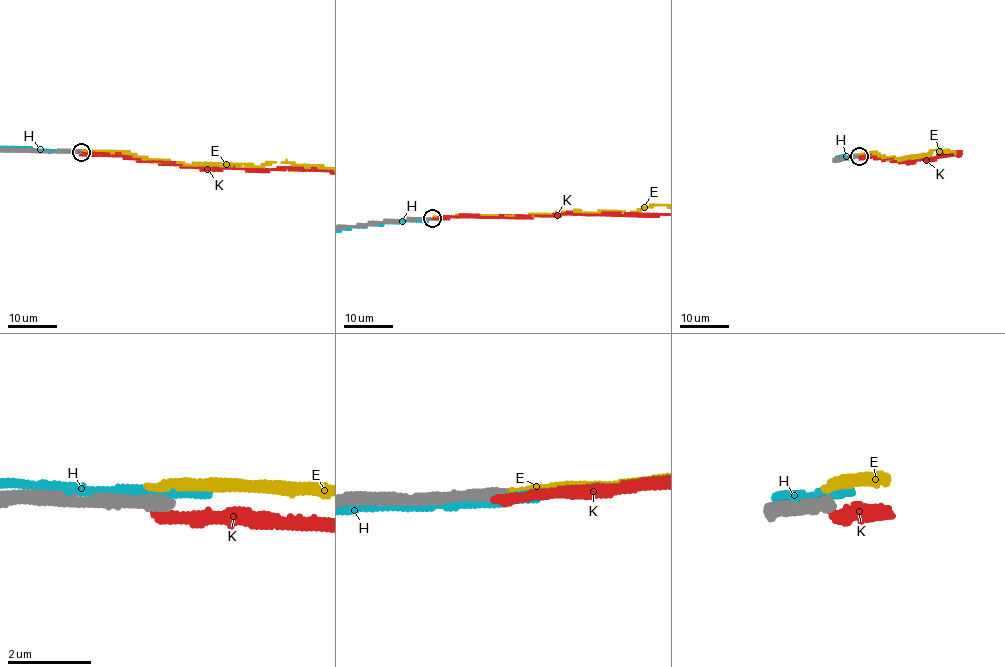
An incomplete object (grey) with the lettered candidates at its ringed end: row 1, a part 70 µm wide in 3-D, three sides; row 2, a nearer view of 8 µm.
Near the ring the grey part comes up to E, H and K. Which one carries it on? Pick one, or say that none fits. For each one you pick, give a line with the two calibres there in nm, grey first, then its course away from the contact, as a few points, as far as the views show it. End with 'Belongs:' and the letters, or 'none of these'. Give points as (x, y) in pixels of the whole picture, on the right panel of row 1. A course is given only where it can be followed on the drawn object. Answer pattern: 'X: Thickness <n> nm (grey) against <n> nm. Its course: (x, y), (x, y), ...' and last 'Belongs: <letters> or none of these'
Belongs: none of these

